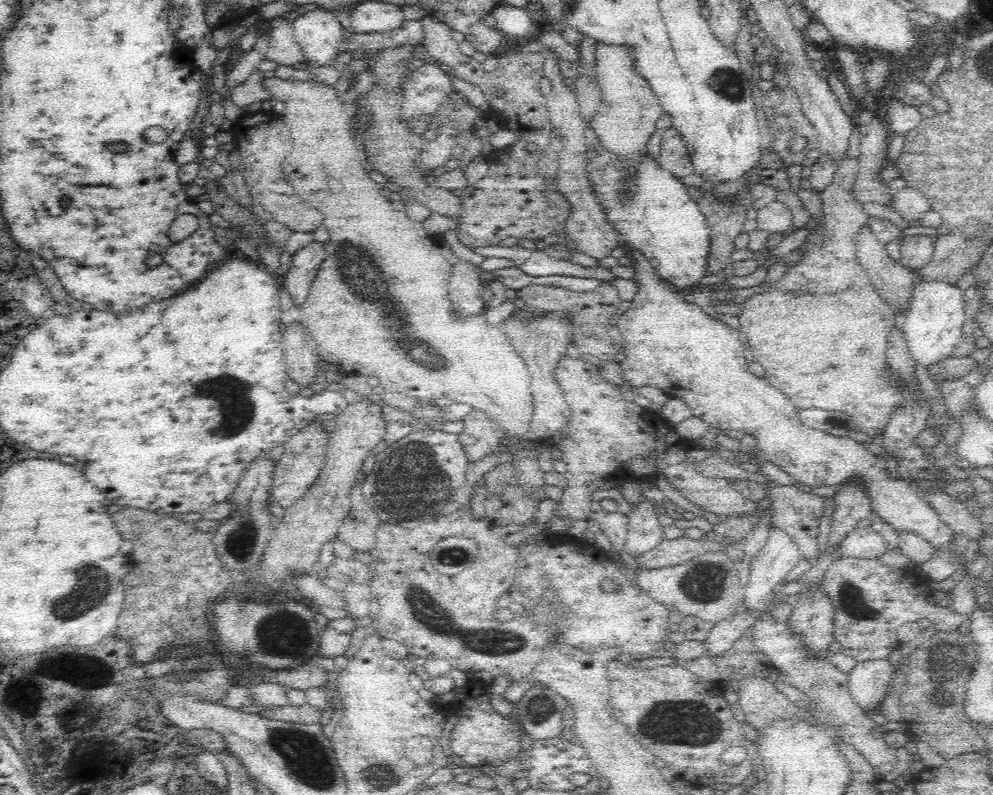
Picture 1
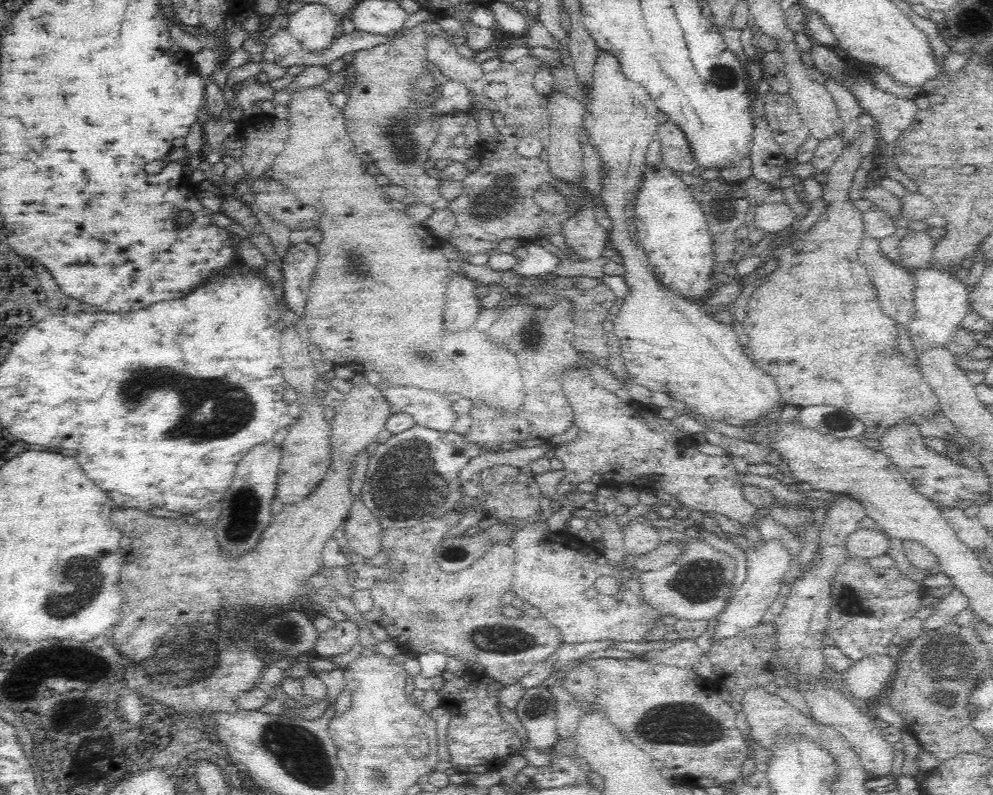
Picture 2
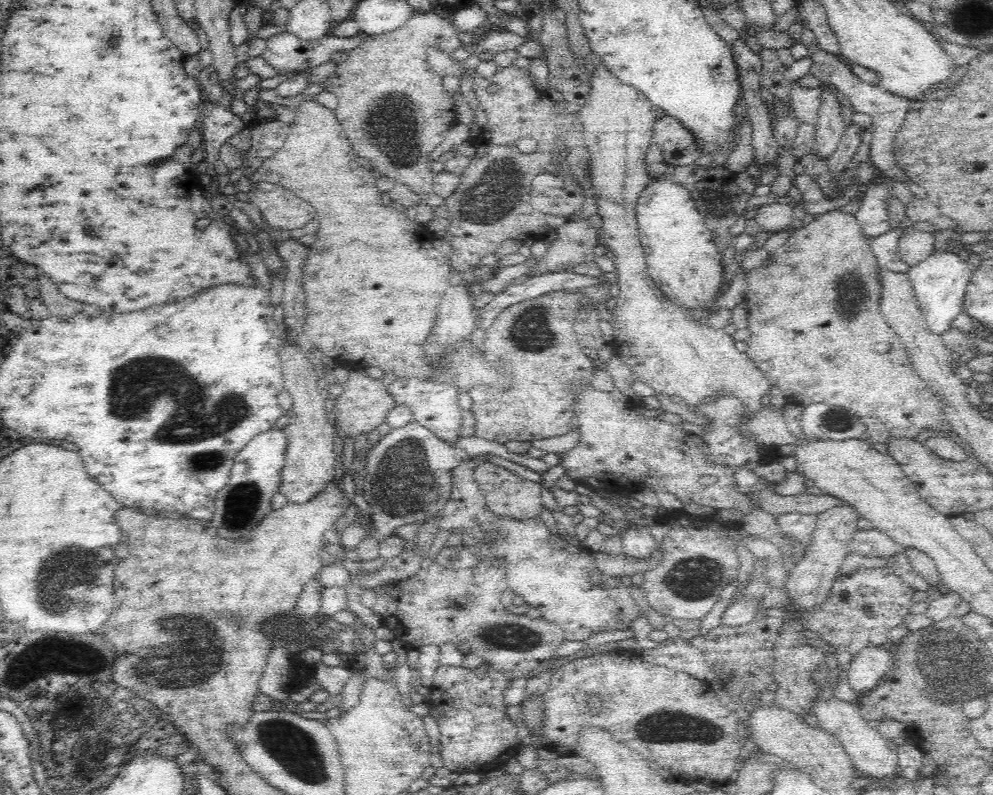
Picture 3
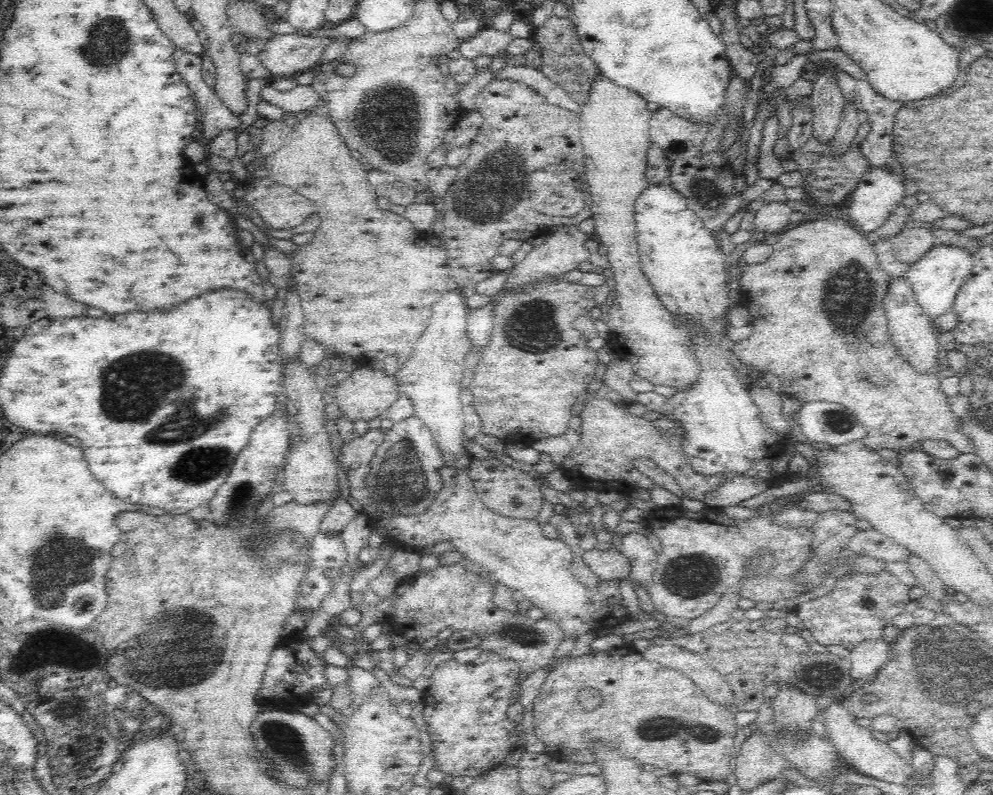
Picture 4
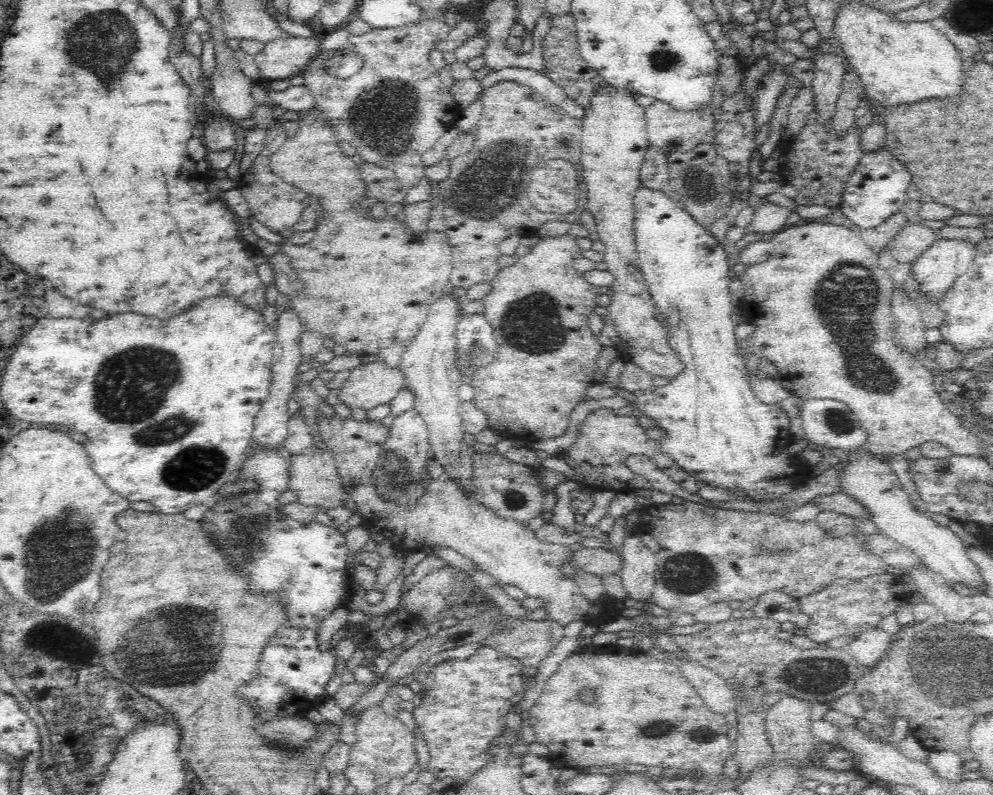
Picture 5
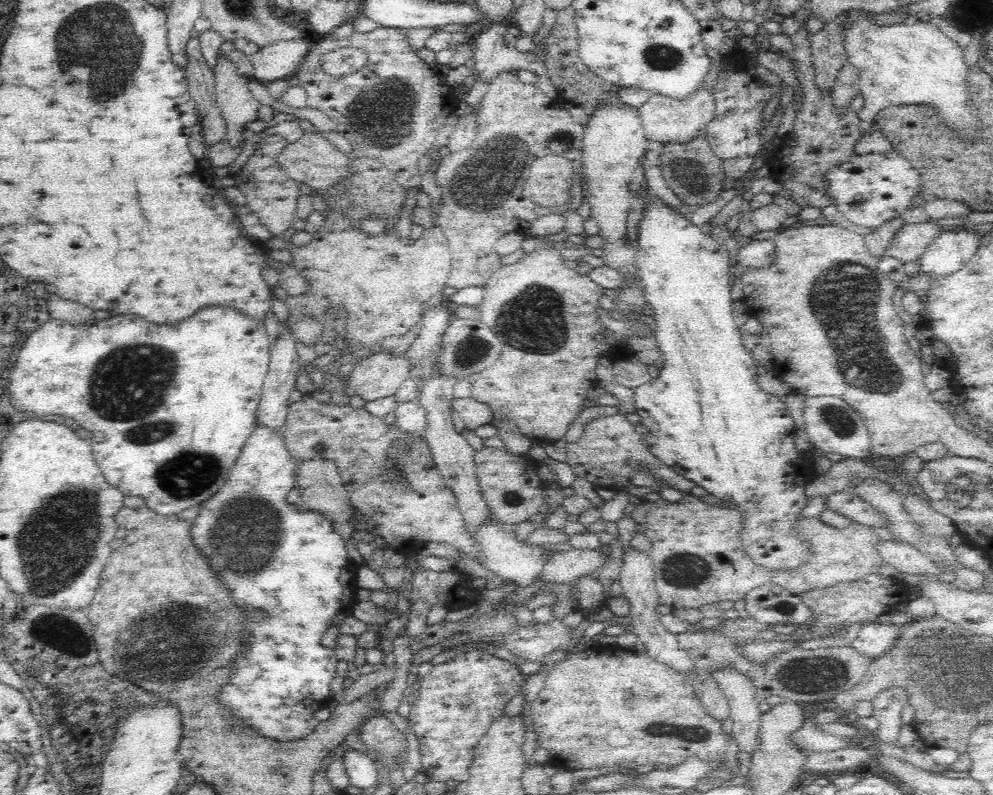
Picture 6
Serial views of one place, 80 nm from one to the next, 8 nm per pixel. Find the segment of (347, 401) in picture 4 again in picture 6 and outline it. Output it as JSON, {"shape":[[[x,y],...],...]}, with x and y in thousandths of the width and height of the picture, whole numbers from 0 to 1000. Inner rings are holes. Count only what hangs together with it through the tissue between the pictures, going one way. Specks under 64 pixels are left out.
{"shape":[[[389,442],[364,452],[345,481],[352,501],[365,501],[370,508],[385,501],[397,499],[404,483],[411,475],[413,459],[409,449],[393,449]]]}

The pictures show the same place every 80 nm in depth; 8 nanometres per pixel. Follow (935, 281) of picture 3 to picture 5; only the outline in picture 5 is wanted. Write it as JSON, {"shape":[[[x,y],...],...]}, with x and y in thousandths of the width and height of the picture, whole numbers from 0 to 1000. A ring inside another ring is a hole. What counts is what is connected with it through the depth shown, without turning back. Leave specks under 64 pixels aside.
{"shape":[[[944,301],[940,309],[931,317],[922,330],[917,333],[916,346],[924,356],[925,374],[932,374],[939,382],[944,382],[952,374],[952,370],[961,360],[966,347],[969,347],[982,325],[984,312],[973,302]]]}

